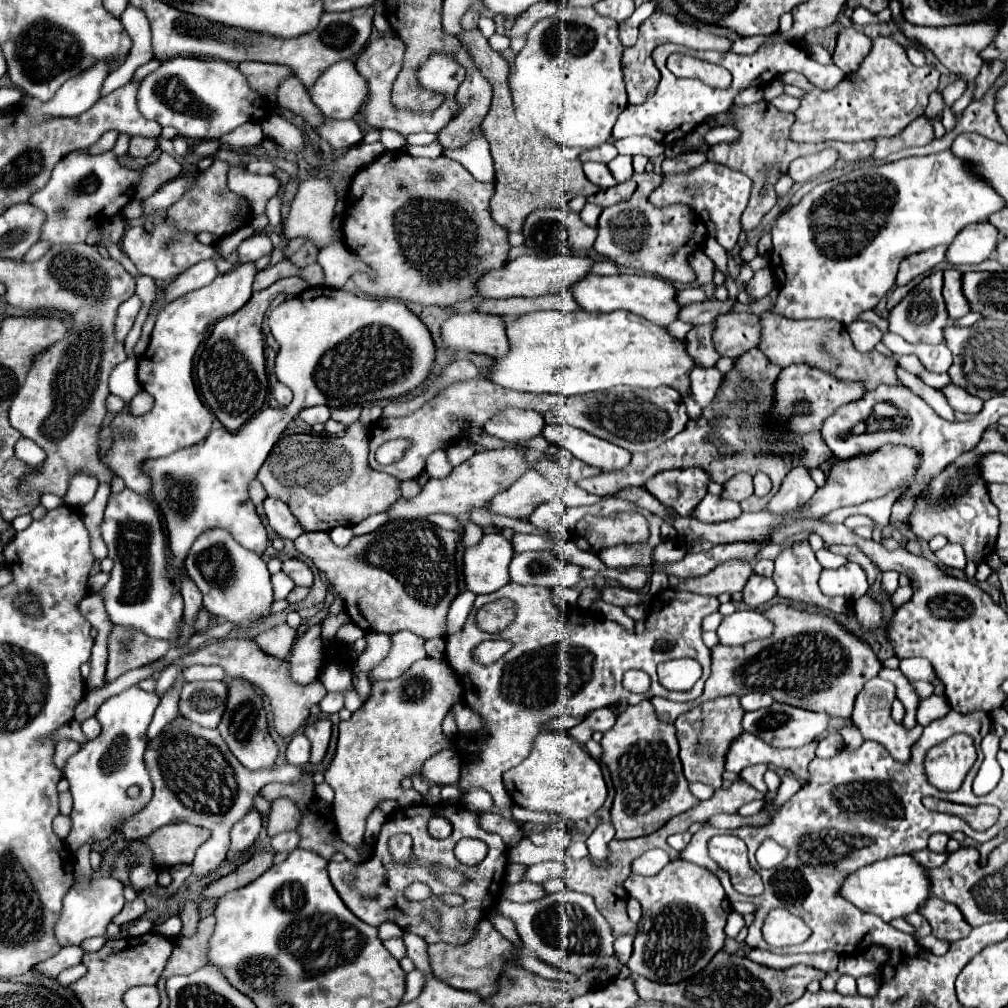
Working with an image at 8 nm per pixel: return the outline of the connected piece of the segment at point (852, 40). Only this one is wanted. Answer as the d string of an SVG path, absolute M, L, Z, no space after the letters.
M853 26L843 28L837 40L837 48L833 54L835 64L845 72L857 72L861 62L865 60L865 54L869 54L869 46L871 46L871 38L859 34Z

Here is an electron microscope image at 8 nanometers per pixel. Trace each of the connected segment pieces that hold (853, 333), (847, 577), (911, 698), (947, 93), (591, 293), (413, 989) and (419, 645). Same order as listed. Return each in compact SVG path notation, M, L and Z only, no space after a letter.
M857 320L853 322L849 328L847 328L855 348L859 352L869 352L875 348L877 342L881 342L881 330L875 326L875 324L869 324L869 322L863 322L863 320Z
M847 562L837 569L824 569L819 586L821 586L823 594L843 596L851 602L859 600L869 588L865 570L853 562Z
M881 668L879 670L879 676L883 678L883 680L889 680L889 682L893 682L895 684L895 688L897 688L897 698L903 702L903 706L905 706L905 718L903 718L903 726L905 728L915 728L915 724L917 724L917 720L915 720L915 714L917 714L917 706L919 706L919 694L917 694L917 690L909 684L909 680L901 674L901 670L891 670L891 668Z
M959 78L957 82L949 84L945 90L943 90L943 102L945 102L945 108L951 106L955 100L961 98L961 94L965 92L965 82Z
M619 274L619 276L591 276L575 286L571 286L569 294L579 302L579 306L587 312L613 312L613 310L629 310L655 322L659 326L669 326L677 320L681 306L677 304L677 288L673 282L653 276L653 274Z
M421 970L409 972L409 974L407 974L407 992L405 992L405 996L403 996L403 1002L415 1000L415 998L421 994L423 986L425 986L425 974L421 974Z
M401 630L397 634L391 634L391 650L389 654L369 672L369 680L393 680L399 678L413 662L425 658L425 640L409 630Z

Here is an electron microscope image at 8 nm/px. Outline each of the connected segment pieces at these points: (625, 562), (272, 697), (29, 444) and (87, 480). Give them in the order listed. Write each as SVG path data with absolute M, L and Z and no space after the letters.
M649 510L640 513L647 517L649 528L651 528L649 544L645 544L645 546L615 546L615 548L601 550L599 558L609 568L653 567L653 550L663 542L661 530L659 530L663 524L663 518Z
M221 640L221 642L215 642L211 646L205 646L205 648L199 648L195 652L179 656L175 660L175 664L181 664L185 668L189 668L193 664L217 664L229 676L243 678L243 680L251 682L253 686L261 688L265 692L265 696L269 698L269 704L271 704L271 710L273 710L273 726L281 736L291 736L301 726L305 726L307 720L309 720L311 706L319 704L327 694L327 690L325 690L325 686L319 678L315 678L309 684L293 682L289 660L279 660L279 658L273 658L273 656L265 654L255 644L255 640Z
M29 438L17 442L17 456L19 456L21 460L25 460L29 466L39 466L39 464L47 458L45 450L39 448L39 446L37 446L33 440L29 440Z
M75 474L69 484L69 490L65 494L65 504L73 506L73 508L81 508L93 500L95 490L97 490L95 478L91 478L87 474Z

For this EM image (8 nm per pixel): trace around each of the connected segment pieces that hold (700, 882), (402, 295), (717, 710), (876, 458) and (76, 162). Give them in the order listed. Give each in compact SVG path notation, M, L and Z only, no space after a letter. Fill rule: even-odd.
M677 858L677 860L671 860L655 876L631 874L625 880L625 890L629 892L629 896L633 896L641 902L641 910L643 910L643 916L637 926L639 930L637 930L635 944L633 944L633 954L627 962L627 966L633 974L641 974L653 982L677 984L677 982L701 972L713 960L713 956L723 948L725 938L727 938L725 922L727 922L727 916L731 914L731 904L725 896L721 882L709 870Z
M395 150L395 152L383 152L375 162L371 162L369 166L365 166L363 170L359 170L353 176L353 182L349 186L347 198L345 198L345 216L343 216L343 236L345 236L345 244L349 246L349 250L353 254L357 254L357 258L361 258L361 262L365 262L367 266L371 266L377 272L377 280L369 280L367 274L357 272L353 274L353 282L355 286L367 294L367 296L375 296L375 298L397 298L397 300L405 300L405 302L417 302L423 306L451 306L457 304L461 300L467 300L471 296L477 294L477 282L481 278L481 274L495 270L497 266L505 266L507 262L507 252L509 252L509 242L507 242L507 230L503 226L499 226L493 218L491 218L491 208L489 208L489 200L495 194L495 186L493 182L479 182L471 176L469 170L465 170L459 162L447 158L447 156L439 156L439 158L413 158L411 154L407 154L405 150ZM429 174L441 174L439 180L429 180Z
M725 696L711 702L705 702L675 720L677 740L679 740L679 758L683 762L685 778L689 782L703 782L713 788L721 788L721 774L725 772L725 750L729 750L729 742L741 734L741 718L745 710L741 710L739 696Z
M883 446L875 454L857 456L853 460L843 460L831 468L825 486L821 486L813 494L813 498L801 510L797 510L797 514L789 514L789 516L821 518L835 508L855 506L855 504L863 504L867 500L881 498L881 496L889 494L903 480L907 480L911 484L915 478L915 472L917 472L917 464L919 464L917 452L911 448L905 448L905 446Z
M75 150L69 152L65 158L61 158L57 162L57 166L51 172L49 182L37 190L37 194L33 194L29 198L29 204L39 208L41 212L45 212L45 224L41 228L41 240L47 242L49 246L55 244L77 244L77 242L85 242L87 234L93 230L93 226L99 226L99 218L111 218L115 214L121 212L121 208L129 202L129 198L133 196L135 186L141 180L141 172L139 170L129 170L123 168L117 160L115 160L115 152L113 150L99 156L91 156L87 150Z

